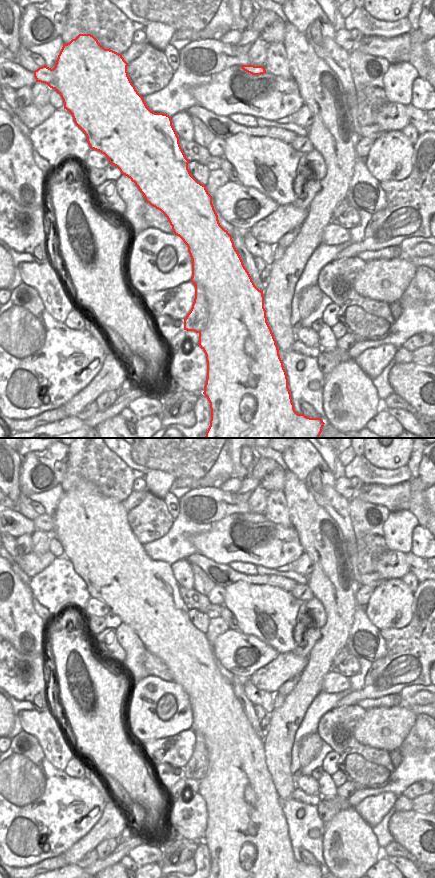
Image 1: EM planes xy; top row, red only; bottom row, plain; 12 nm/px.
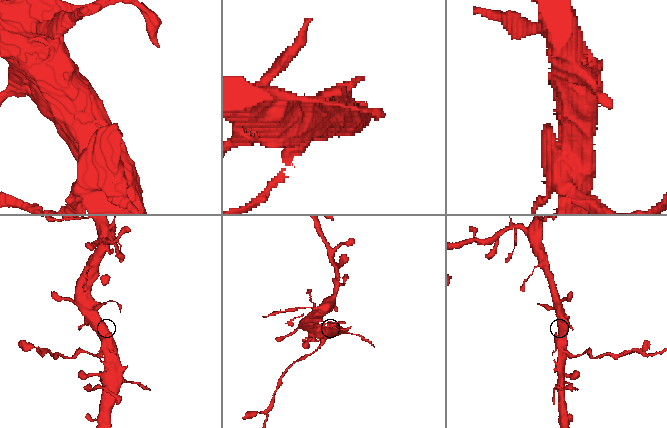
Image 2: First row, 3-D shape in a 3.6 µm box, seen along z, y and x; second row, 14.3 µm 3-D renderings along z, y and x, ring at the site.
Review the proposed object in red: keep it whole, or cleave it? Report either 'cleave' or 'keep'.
cleave

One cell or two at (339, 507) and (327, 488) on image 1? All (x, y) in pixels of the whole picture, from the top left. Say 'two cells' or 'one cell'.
one cell

